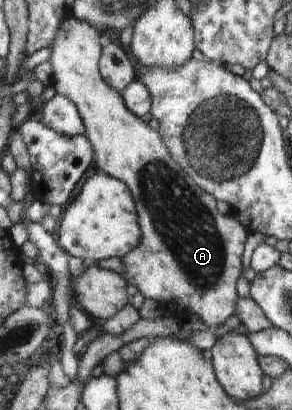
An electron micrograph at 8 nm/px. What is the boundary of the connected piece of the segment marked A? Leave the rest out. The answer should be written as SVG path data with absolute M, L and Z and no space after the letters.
M69 16L60 23L59 30L56 31L49 62L52 66L53 89L72 100L84 119L85 135L93 146L94 166L124 182L132 193L141 228L141 241L122 258L125 266L124 278L129 284L134 284L145 298L160 302L184 300L186 308L192 314L200 316L208 328L216 332L228 317L235 314L235 302L239 297L236 282L242 272L242 253L250 232L232 214L223 215L218 211L217 200L204 192L192 178L188 178L188 174L180 168L164 146L160 133L132 114L124 104L121 94L106 84L99 71L99 58L103 49L100 36L99 30L91 24L76 16Z

